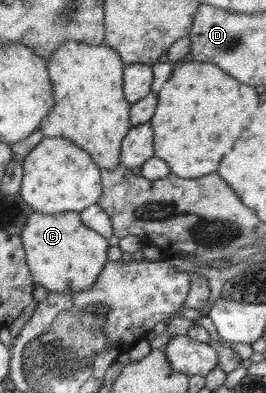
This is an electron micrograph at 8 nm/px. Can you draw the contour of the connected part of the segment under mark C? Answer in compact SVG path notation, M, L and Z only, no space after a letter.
M33 210L20 235L35 284L53 293L83 293L93 287L107 260L108 239L83 225L77 212L47 215Z

